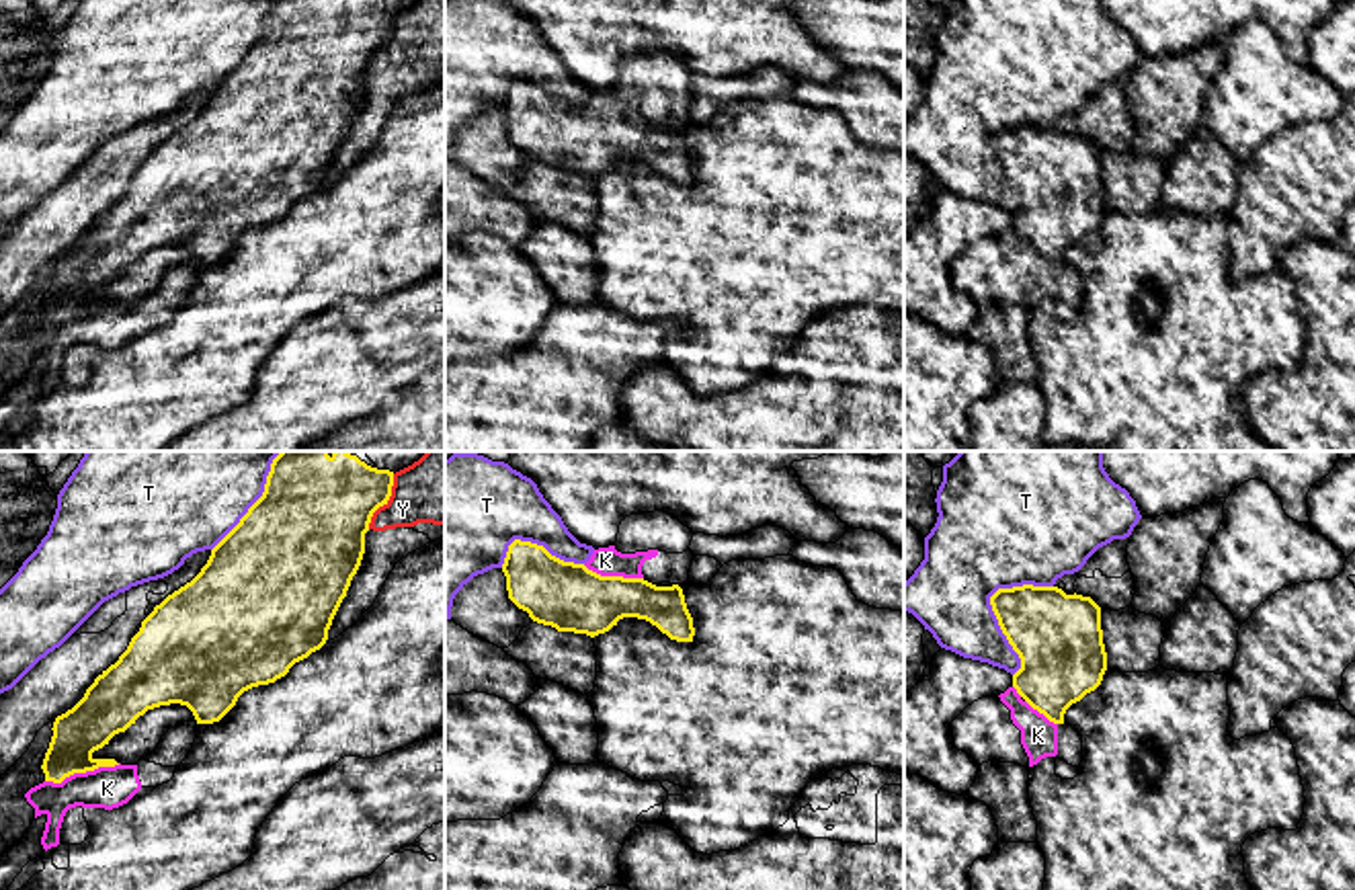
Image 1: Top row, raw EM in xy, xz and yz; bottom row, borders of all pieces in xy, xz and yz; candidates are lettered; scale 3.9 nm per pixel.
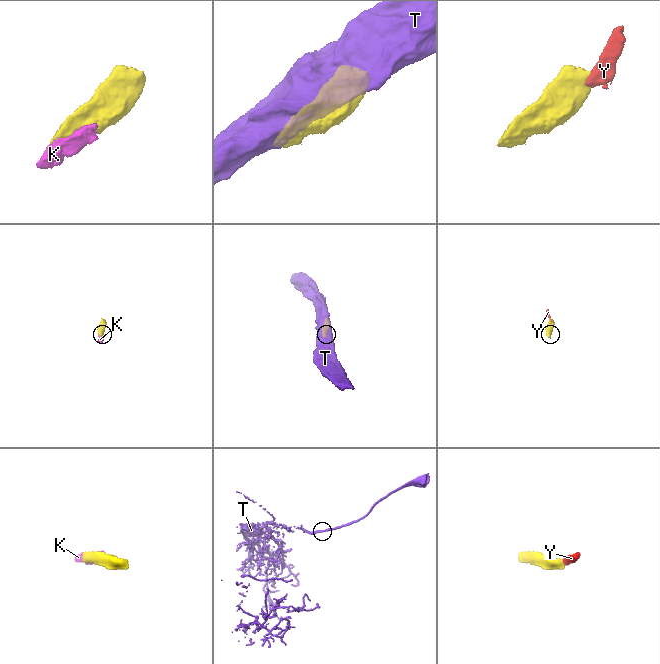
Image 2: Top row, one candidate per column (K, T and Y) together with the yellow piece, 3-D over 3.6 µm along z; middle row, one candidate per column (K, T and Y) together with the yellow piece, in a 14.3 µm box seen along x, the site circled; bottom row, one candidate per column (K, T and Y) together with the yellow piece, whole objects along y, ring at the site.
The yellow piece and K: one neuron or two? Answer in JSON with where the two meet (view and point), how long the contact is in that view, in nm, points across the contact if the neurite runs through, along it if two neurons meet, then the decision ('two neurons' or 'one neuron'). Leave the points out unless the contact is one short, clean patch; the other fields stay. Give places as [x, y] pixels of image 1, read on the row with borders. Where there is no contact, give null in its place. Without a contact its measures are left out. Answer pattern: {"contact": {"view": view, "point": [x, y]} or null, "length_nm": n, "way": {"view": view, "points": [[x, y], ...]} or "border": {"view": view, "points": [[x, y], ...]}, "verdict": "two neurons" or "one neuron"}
{"contact": {"view": "xy", "point": [83, 772]}, "length_nm": 300, "verdict": "one neuron"}

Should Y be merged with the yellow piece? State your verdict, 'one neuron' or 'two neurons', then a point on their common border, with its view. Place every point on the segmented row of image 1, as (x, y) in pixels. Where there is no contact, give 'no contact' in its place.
two neurons; meets yellow in xy at (386, 501)

